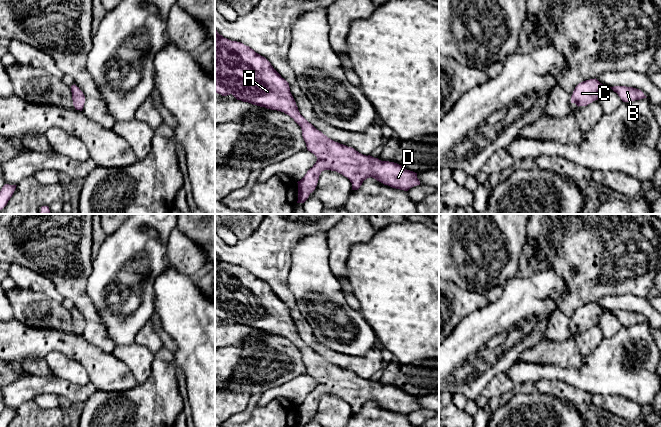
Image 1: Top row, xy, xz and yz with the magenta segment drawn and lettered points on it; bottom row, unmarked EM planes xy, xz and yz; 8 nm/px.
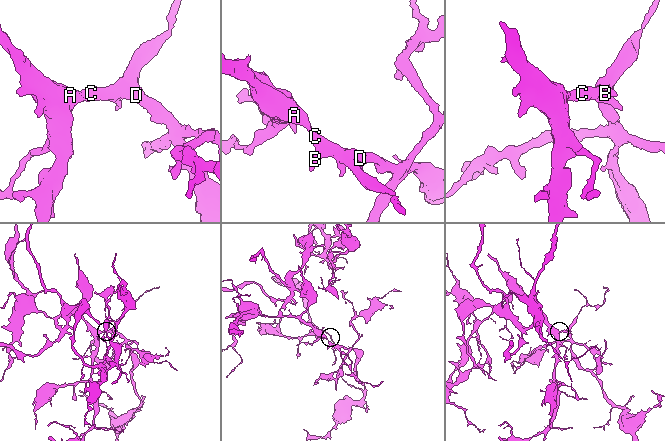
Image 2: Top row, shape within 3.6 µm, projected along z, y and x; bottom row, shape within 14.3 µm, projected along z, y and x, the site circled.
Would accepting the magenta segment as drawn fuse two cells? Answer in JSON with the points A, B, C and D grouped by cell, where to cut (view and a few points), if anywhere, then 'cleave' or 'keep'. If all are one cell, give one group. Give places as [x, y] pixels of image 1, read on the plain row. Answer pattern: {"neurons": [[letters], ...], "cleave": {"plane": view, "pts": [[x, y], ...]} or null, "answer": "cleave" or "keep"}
{"neurons": [["A", "B", "C", "D"]], "cleave": null, "answer": "keep"}

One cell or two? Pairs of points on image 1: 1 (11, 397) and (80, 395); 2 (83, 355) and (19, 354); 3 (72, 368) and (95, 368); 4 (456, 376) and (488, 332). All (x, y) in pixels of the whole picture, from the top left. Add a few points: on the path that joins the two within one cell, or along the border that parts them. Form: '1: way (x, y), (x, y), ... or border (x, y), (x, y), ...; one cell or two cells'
1: way (28, 387), (63, 388); one cell
2: way (67, 344), (35, 344); one cell
3: border (65, 355), (76, 360), (84, 368), (90, 381); two cells
4: way (463, 365), (484, 343); one cell

